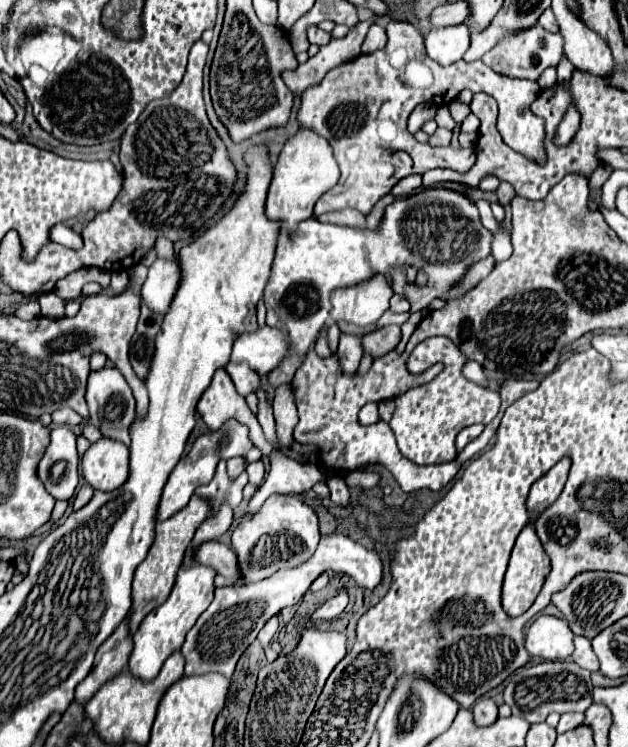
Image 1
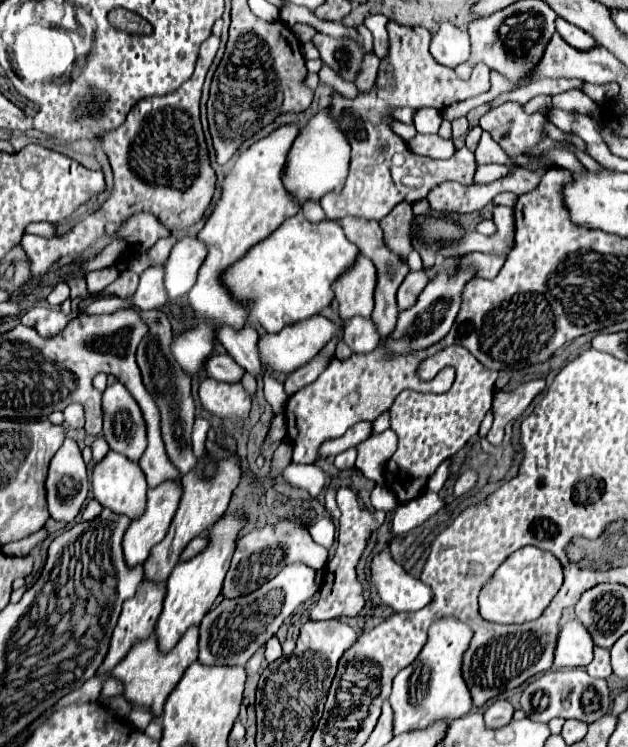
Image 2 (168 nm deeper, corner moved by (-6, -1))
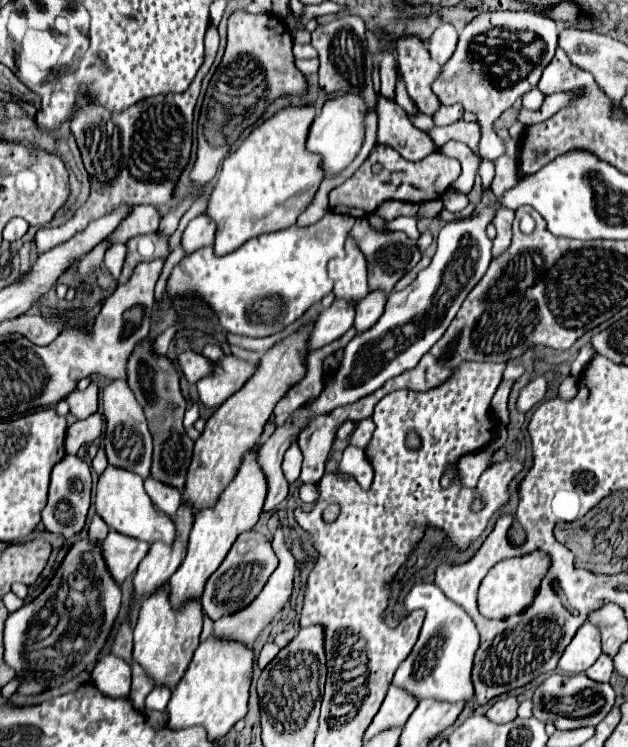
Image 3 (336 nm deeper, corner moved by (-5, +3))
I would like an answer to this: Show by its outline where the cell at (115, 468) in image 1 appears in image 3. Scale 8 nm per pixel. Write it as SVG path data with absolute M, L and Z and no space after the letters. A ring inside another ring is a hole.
M112 464L106 466L106 470L100 474L96 484L96 512L106 520L110 528L116 532L122 532L126 536L134 536L138 540L146 542L164 542L174 544L176 540L176 526L170 516L164 512L156 512L150 496L146 494L142 486L142 478L134 476L134 472L126 472L126 468L114 468Z

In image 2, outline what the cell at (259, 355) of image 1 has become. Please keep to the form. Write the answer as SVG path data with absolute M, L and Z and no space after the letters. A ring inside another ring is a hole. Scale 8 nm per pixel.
M311 316L303 322L297 322L289 328L283 328L283 332L279 334L265 334L261 340L259 340L259 354L261 354L261 360L271 366L273 370L279 370L279 372L293 372L297 368L301 368L303 364L307 364L331 338L335 338L341 328L345 326L345 322L339 326L335 324L333 320L329 318L323 318L323 316Z

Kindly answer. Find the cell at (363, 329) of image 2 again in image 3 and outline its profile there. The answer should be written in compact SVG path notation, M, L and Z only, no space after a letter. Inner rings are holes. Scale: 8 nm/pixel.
M370 292L362 302L356 304L356 320L354 320L354 328L356 332L366 332L370 326L374 326L378 322L378 318L384 312L384 304L386 304L386 296L382 296L382 292Z

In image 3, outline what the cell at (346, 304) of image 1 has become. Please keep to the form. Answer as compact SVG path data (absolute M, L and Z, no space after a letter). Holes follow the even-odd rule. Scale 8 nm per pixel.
M346 240L344 258L332 258L328 262L328 276L334 280L334 294L338 300L356 304L368 296L366 260L362 252L358 252L354 240Z

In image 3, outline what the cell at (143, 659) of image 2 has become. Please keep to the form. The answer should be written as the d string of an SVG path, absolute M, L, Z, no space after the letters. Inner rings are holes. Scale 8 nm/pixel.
M164 586L160 592L152 594L150 600L140 608L138 622L134 626L134 650L132 660L138 662L150 680L154 680L156 686L174 688L180 678L184 676L194 650L200 644L200 632L202 632L202 606L196 602L186 604L182 610L174 612L168 602L168 588Z

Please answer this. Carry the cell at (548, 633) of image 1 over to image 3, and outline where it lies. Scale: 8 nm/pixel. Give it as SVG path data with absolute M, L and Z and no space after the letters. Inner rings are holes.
M584 622L574 634L572 644L566 646L558 662L558 668L564 670L566 674L578 674L588 670L598 660L600 654L602 654L600 632L590 622Z

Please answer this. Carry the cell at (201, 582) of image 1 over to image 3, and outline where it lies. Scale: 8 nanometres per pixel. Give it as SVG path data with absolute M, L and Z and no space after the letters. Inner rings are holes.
M250 450L246 454L238 474L228 484L226 492L222 492L218 502L212 508L206 508L206 510L198 512L198 516L194 518L192 532L190 532L190 538L188 538L186 558L182 560L182 566L172 574L172 578L168 582L168 586L170 586L170 596L168 598L170 598L170 604L172 604L174 610L180 610L184 604L202 598L202 588L206 586L206 580L222 564L222 560L226 558L226 552L232 548L234 540L242 532L252 530L254 524L258 522L258 516L262 512L262 506L264 506L266 490L268 490L266 488L266 478L256 464L254 450Z

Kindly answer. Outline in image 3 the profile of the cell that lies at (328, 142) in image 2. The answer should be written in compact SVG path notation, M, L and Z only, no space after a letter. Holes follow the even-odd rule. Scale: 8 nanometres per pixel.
M344 94L344 96L326 100L322 110L316 114L316 118L310 126L310 132L308 132L306 148L322 158L324 178L338 176L344 168L348 168L352 164L352 160L360 152L360 146L364 142L364 122L362 120L364 120L366 110L368 108L358 94Z

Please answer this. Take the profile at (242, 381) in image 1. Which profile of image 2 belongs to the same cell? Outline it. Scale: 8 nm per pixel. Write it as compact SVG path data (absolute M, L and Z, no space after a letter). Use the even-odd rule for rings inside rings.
M215 354L205 362L205 374L207 378L219 380L219 382L239 382L243 376L243 368L231 360L227 354Z

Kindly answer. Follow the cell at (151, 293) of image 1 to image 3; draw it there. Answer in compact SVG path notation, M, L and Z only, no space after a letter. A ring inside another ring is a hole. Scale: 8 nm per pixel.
M200 214L186 226L180 244L186 254L192 254L204 246L214 244L214 232L216 232L214 222L206 214Z

